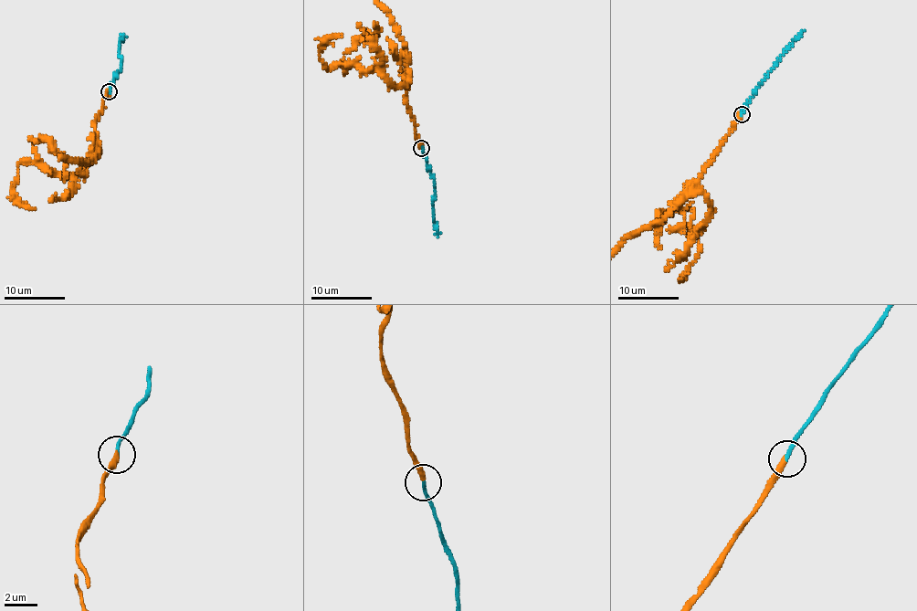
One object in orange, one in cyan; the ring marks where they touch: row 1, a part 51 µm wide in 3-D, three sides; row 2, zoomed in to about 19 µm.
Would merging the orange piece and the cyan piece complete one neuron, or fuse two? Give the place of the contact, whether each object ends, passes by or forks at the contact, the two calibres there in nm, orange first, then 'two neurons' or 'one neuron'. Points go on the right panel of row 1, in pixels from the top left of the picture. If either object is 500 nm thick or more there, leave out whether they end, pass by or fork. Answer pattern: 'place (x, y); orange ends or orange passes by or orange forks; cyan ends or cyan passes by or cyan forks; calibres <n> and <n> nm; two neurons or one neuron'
place (742, 114); orange ends; cyan ends; calibres 360 and 240 nm; one neuron

